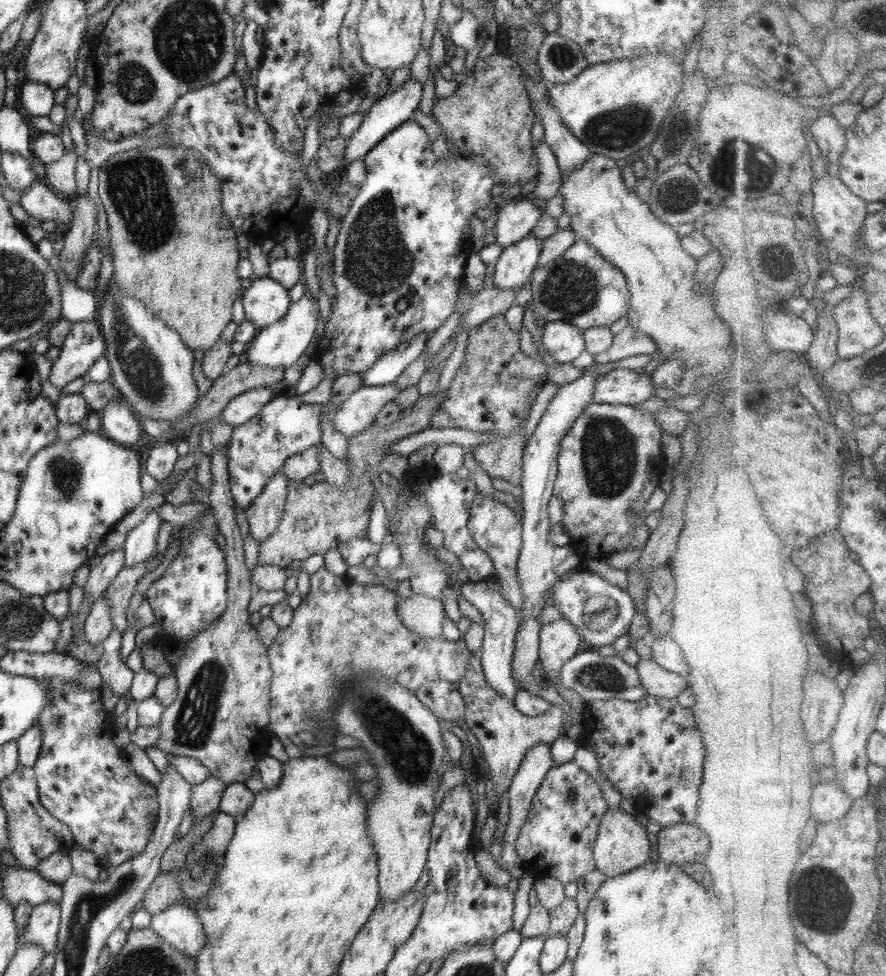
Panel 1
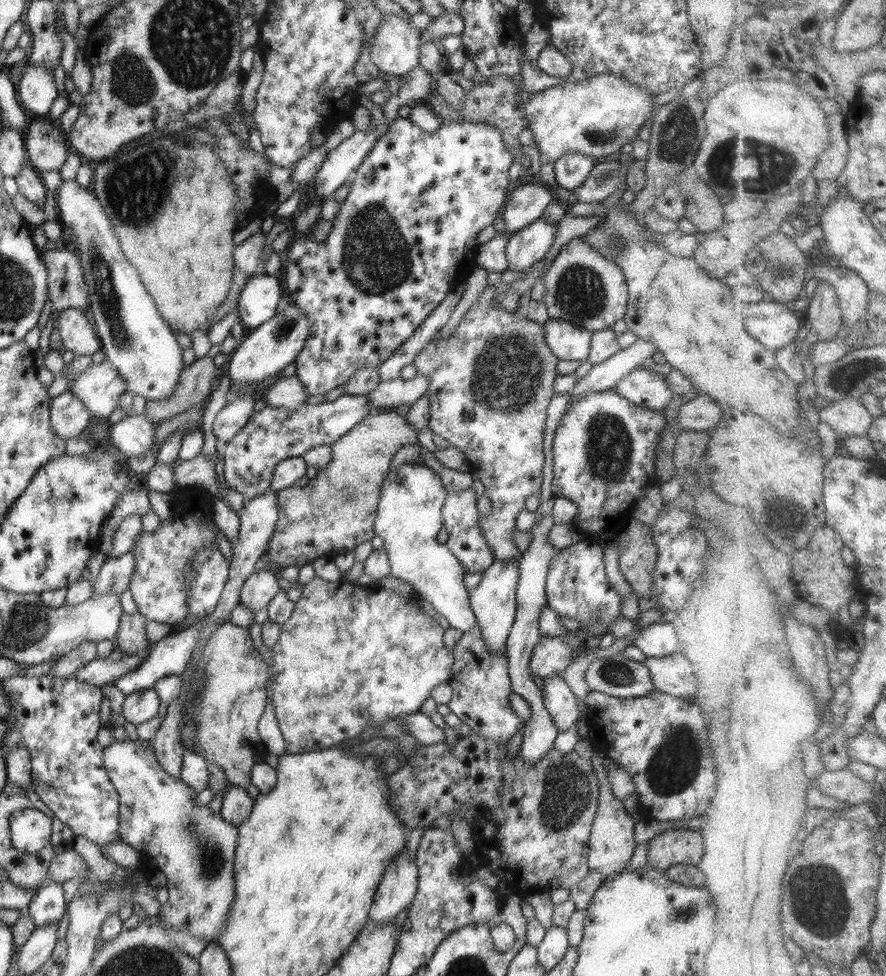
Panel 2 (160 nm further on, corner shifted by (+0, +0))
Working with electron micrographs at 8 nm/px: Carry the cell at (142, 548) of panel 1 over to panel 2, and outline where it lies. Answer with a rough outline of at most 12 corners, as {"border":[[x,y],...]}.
{"border":[[134,547],[106,557],[94,593],[126,592],[134,572]]}

